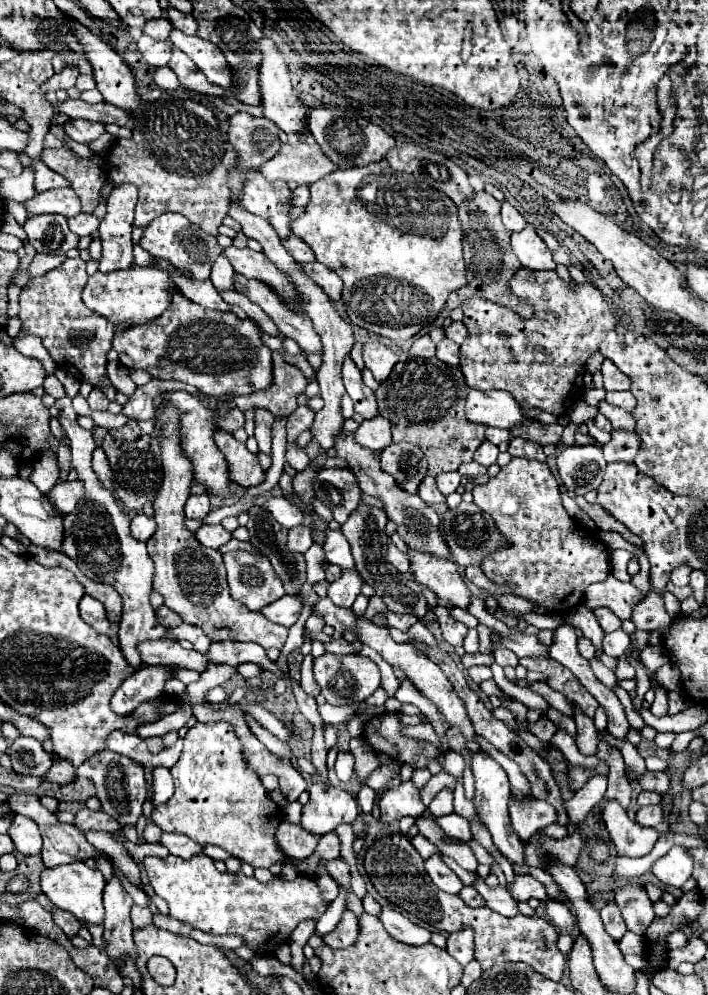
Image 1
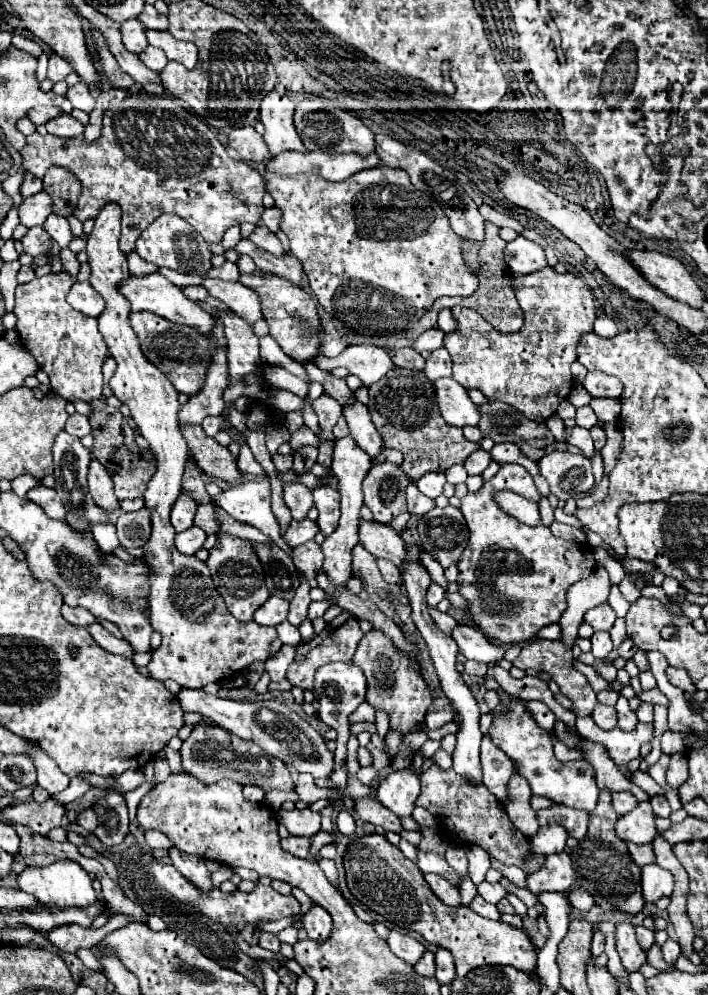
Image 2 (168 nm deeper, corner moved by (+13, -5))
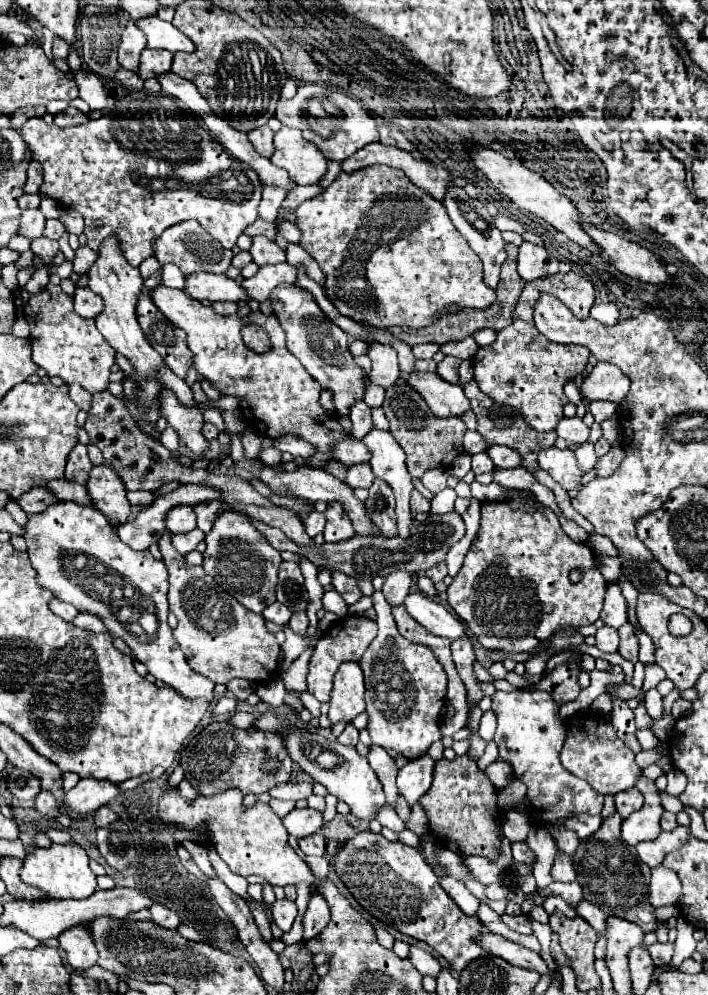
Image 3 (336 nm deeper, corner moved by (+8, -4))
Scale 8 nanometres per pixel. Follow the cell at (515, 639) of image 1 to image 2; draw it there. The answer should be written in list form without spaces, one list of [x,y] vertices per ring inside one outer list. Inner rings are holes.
[[[457,626],[457,628],[453,628],[453,632],[449,636],[457,642],[459,652],[467,660],[493,662],[493,660],[501,660],[505,656],[503,644],[489,642],[485,638],[485,634],[479,632],[477,628],[473,628],[473,626]]]

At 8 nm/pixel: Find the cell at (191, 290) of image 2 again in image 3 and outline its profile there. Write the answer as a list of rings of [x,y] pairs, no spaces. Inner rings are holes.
[[[164,265],[164,273],[162,273],[162,281],[168,285],[168,287],[178,287],[178,289],[184,289],[186,287],[186,277],[182,275],[182,271],[174,265]]]

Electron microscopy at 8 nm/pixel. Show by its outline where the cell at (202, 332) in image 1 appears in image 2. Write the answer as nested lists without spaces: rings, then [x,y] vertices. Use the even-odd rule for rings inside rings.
[[[131,312],[131,326],[137,332],[137,338],[141,342],[141,350],[145,350],[145,356],[161,368],[173,386],[179,392],[195,394],[205,384],[207,366],[213,360],[215,352],[215,338],[213,336],[201,336],[199,332],[193,332],[189,326],[177,326],[161,316],[155,316],[151,312]]]

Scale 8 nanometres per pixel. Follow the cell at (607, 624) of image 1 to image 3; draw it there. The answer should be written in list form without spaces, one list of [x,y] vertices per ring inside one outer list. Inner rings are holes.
[[[610,583],[606,589],[606,599],[604,599],[604,609],[600,613],[600,619],[604,625],[620,629],[628,617],[626,617],[626,599],[620,593],[620,587],[616,583]]]

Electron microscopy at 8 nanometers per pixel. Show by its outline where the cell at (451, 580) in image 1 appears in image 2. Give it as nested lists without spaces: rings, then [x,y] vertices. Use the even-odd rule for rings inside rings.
[[[359,518],[359,542],[375,558],[387,558],[397,566],[401,566],[401,562],[405,558],[403,540],[387,524],[369,522],[369,520]]]

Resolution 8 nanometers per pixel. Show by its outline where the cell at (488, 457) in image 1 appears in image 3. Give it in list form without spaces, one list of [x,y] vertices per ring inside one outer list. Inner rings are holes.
[[[478,453],[478,455],[472,455],[472,471],[476,475],[480,473],[488,473],[488,471],[494,471],[494,463],[490,459],[488,453]]]

